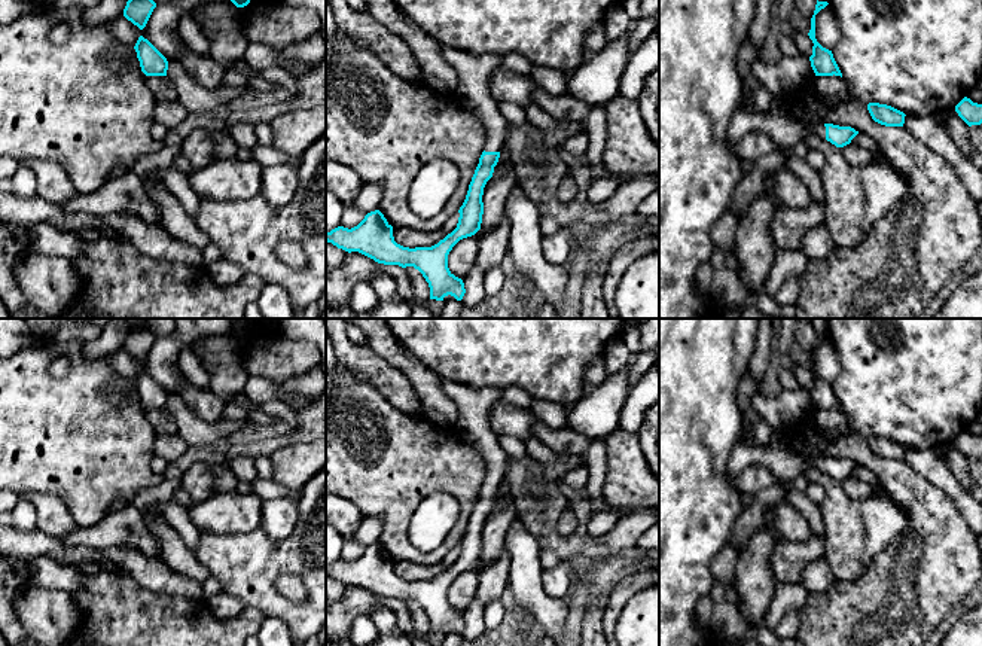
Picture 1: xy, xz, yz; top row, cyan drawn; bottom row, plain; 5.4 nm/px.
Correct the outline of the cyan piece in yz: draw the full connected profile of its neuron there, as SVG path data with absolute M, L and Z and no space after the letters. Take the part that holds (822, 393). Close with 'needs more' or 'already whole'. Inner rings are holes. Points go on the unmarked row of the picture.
M818 335L815 338L814 348L811 351L811 363L808 366L809 372L812 374L812 388L809 390L811 400L815 406L815 409L841 409L842 406L833 391L832 384L823 381L817 372L815 372L815 348L824 342L829 336L827 335Z; already whole

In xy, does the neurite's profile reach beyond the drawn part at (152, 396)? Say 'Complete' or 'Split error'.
Complete

